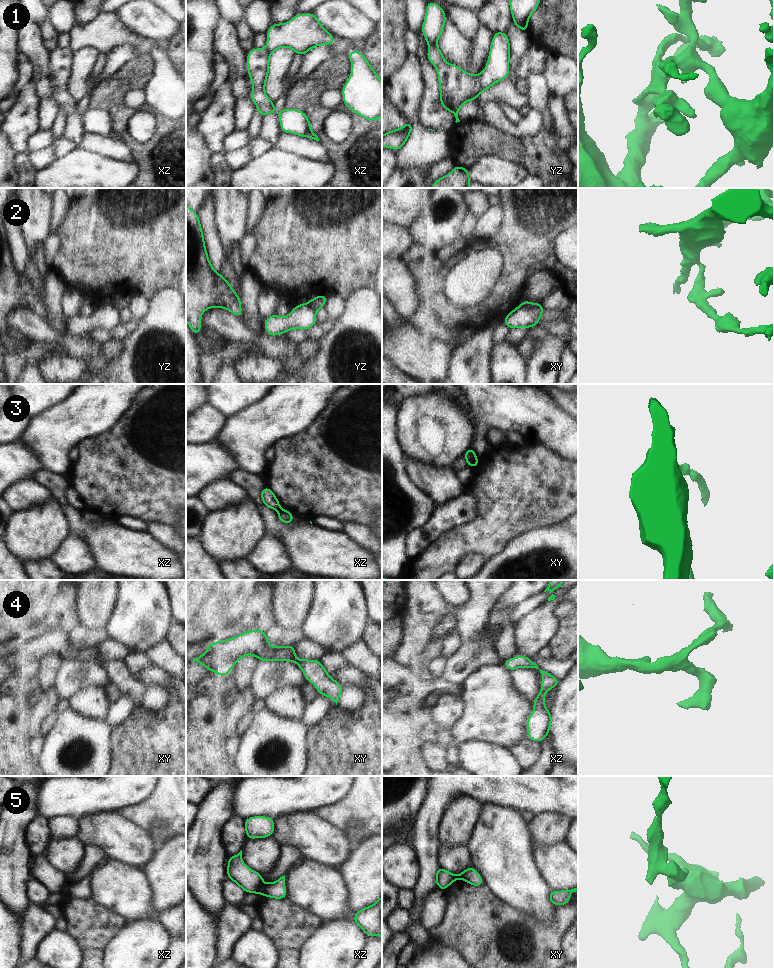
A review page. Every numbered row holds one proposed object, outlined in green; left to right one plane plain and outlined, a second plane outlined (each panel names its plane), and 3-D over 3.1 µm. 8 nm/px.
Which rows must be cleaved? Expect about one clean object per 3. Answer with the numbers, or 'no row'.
2, 3, 5

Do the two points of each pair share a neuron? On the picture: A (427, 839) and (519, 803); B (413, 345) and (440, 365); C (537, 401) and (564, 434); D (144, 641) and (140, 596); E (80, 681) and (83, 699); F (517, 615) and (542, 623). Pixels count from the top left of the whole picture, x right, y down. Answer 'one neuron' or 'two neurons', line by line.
A: one neuron
B: one neuron
C: one neuron
D: one neuron
E: two neurons
F: two neurons

